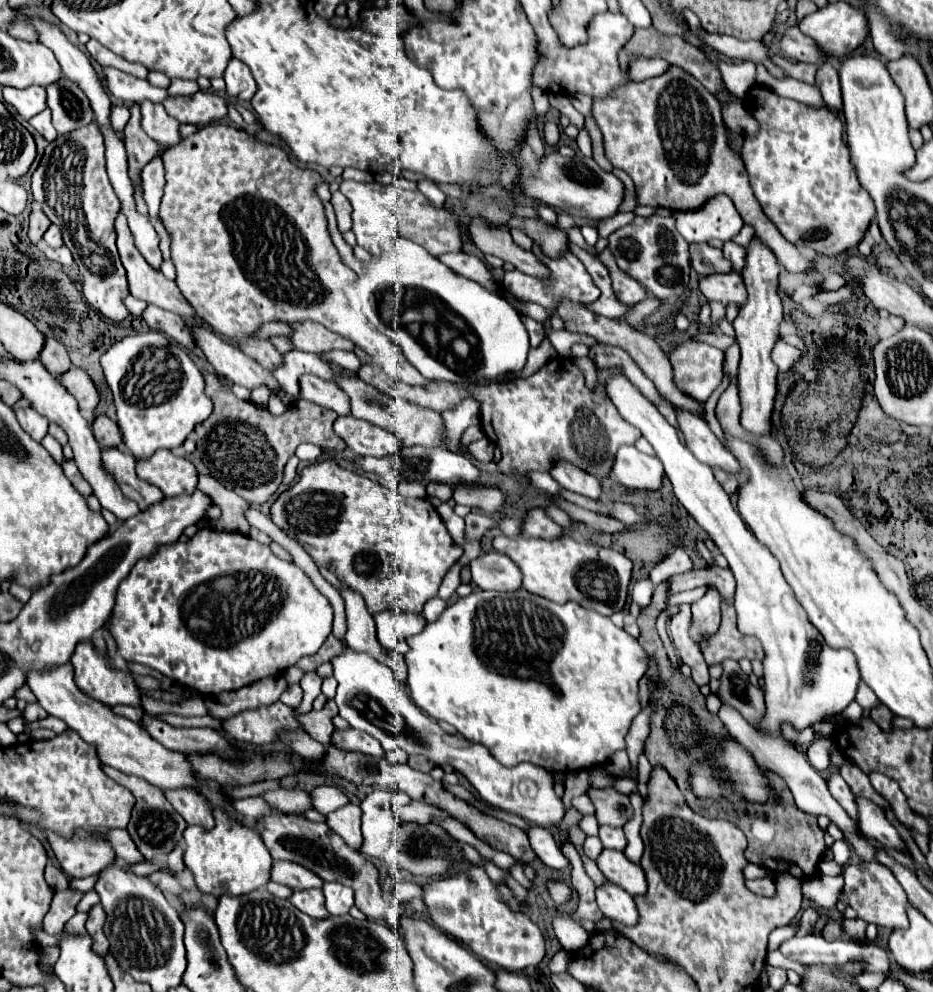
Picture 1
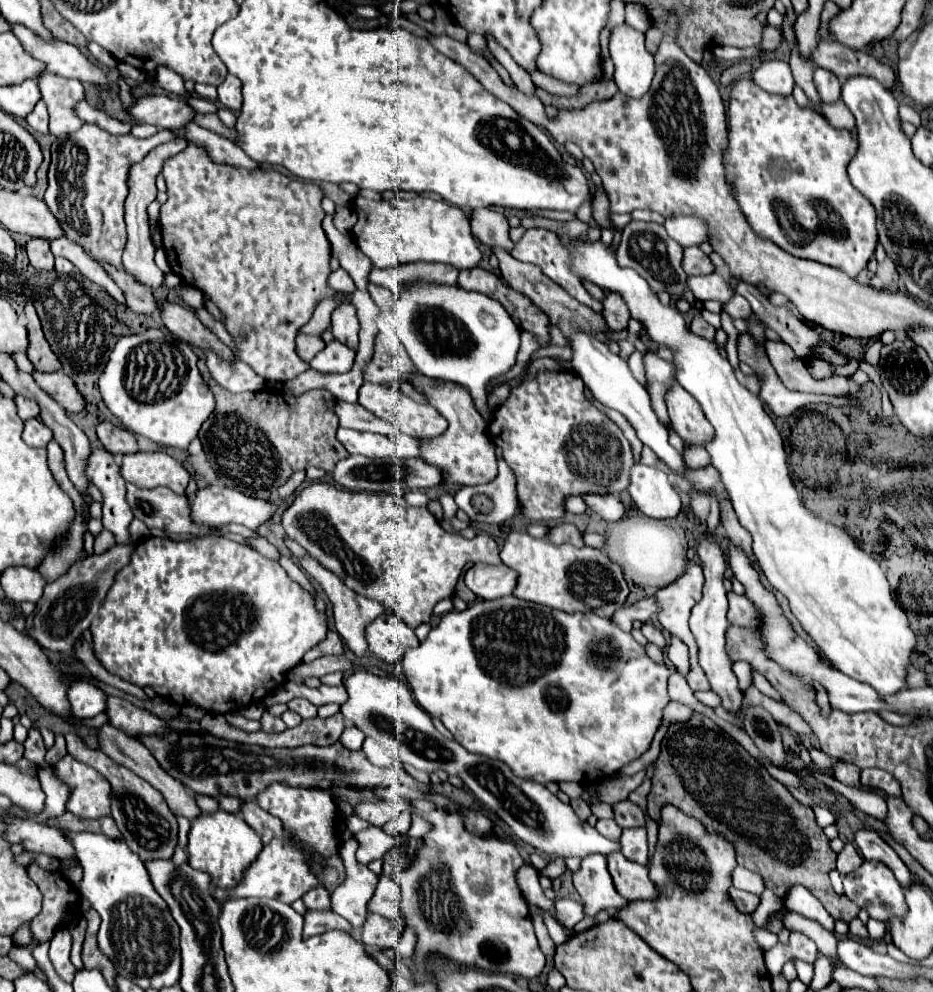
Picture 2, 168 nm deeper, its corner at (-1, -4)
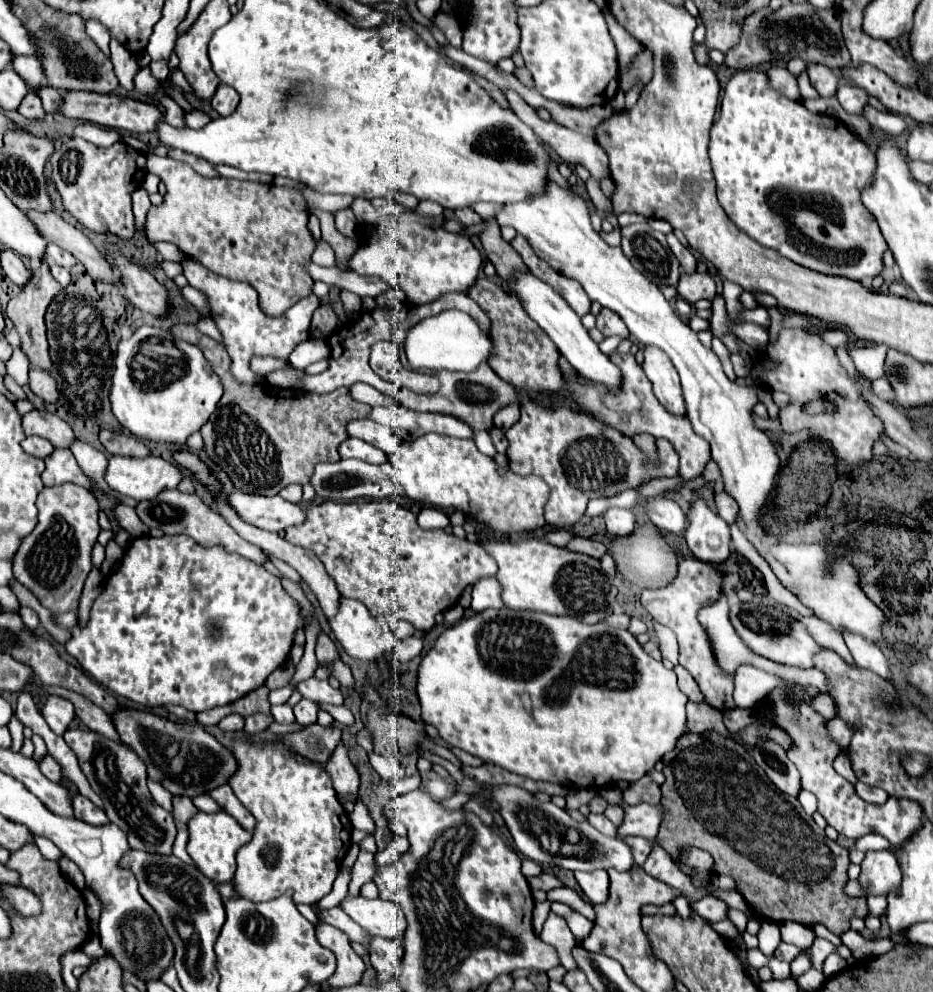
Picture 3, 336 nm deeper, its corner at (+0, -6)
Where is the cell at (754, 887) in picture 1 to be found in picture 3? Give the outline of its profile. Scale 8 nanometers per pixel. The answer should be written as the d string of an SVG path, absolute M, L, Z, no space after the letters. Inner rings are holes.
M707 896L707 898L699 900L699 902L693 902L691 906L693 906L693 910L699 916L707 918L709 922L725 920L727 918L727 910L729 910L729 906L721 898L713 898L713 896Z

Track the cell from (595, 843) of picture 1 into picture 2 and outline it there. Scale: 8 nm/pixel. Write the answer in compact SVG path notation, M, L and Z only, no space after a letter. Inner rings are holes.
M594 854L584 858L580 862L580 868L572 874L574 874L574 888L578 890L586 906L586 916L596 916L600 910L610 906L622 908L628 904L628 900L624 900L614 888L604 856Z

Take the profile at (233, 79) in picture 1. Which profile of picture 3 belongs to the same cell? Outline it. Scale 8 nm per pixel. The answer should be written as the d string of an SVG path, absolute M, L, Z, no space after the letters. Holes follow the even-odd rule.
M219 84L217 92L211 98L211 106L221 114L221 116L229 116L239 104L239 94L237 90L233 90L227 84Z

